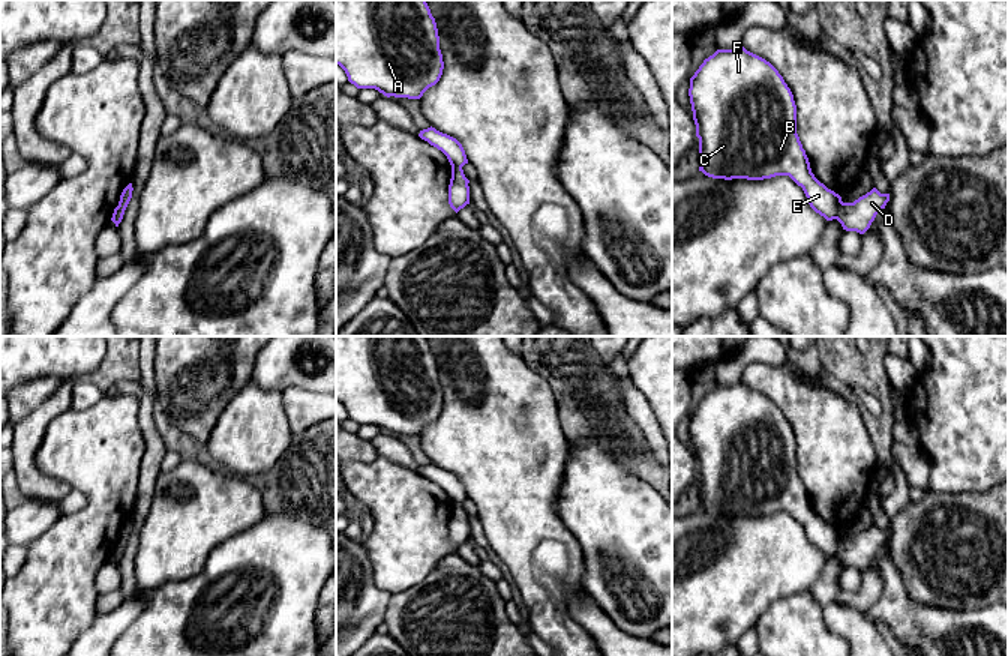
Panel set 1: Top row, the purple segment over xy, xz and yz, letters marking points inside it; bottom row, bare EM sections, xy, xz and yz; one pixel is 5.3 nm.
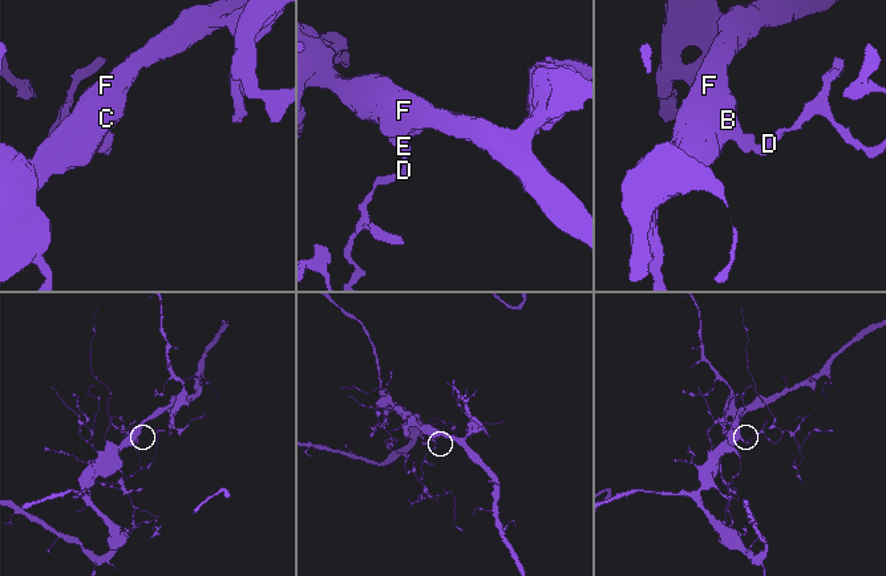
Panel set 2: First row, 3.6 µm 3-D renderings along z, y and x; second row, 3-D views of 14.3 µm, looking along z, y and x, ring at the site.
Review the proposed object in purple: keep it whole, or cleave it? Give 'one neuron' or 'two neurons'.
two neurons

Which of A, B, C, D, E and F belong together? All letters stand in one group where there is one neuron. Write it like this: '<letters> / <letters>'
A B C E F / D

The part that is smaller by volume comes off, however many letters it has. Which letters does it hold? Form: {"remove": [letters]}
{"remove": ["D"]}

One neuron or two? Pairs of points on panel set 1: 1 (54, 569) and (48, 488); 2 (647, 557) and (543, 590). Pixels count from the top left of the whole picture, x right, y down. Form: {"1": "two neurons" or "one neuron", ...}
{"1": "two neurons", "2": "two neurons"}

